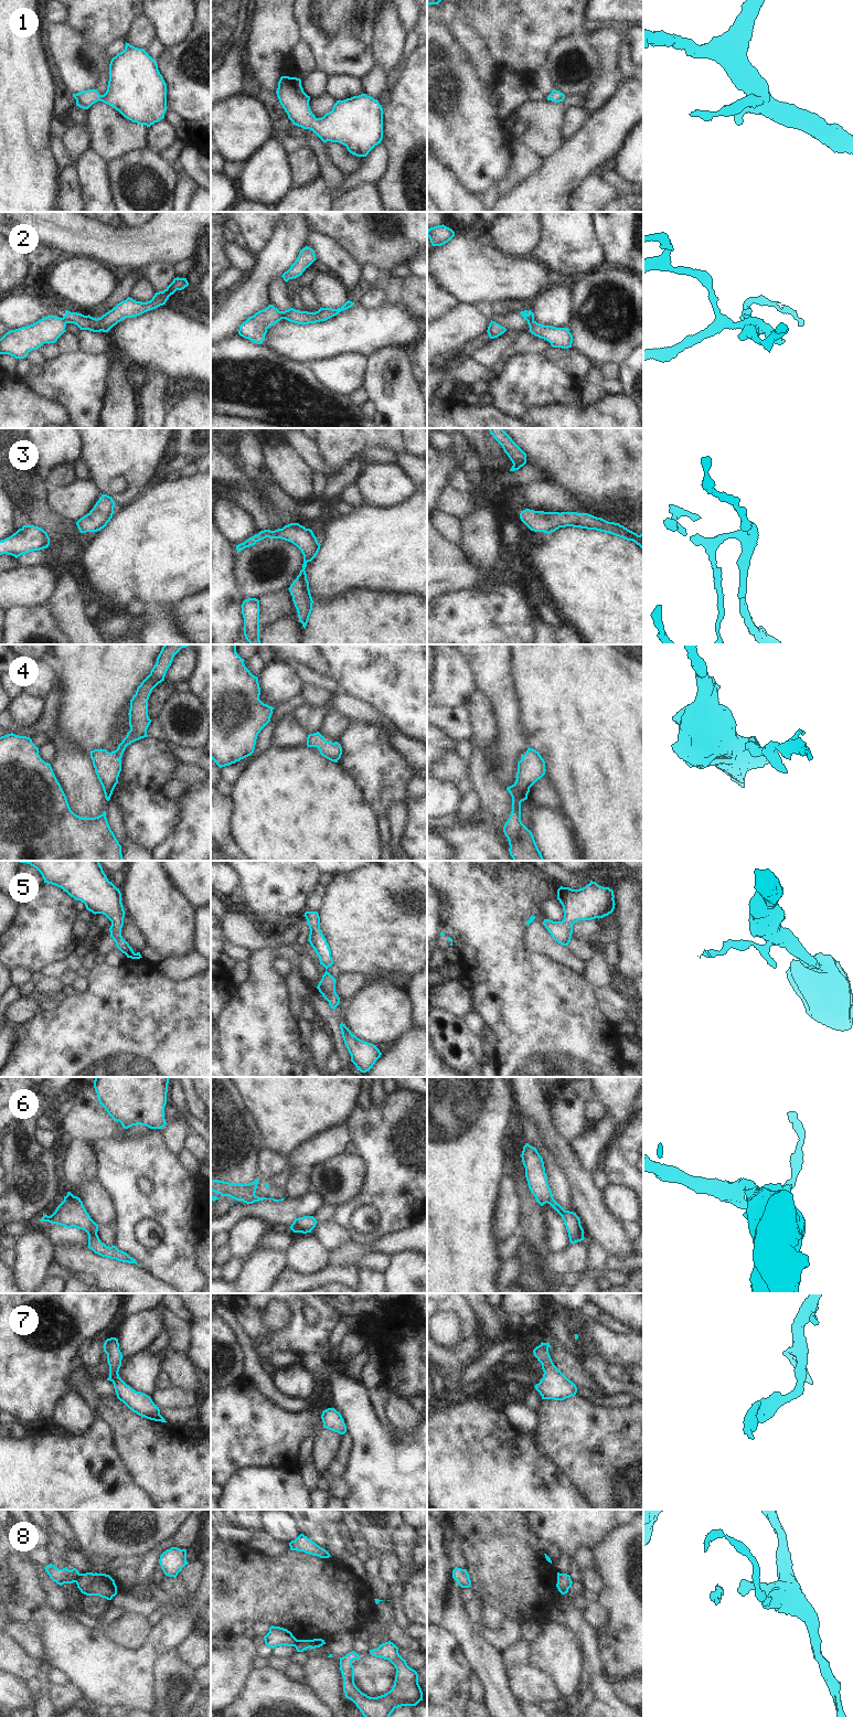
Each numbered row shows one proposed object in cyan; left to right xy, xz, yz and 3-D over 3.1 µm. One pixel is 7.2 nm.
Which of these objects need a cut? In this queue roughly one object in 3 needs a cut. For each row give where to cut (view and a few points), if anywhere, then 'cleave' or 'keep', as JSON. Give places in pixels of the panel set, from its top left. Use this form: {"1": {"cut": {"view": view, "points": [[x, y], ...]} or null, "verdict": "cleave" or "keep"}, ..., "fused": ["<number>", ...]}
{"1": {"cut": null, "verdict": "keep"}, "2": {"cut": {"view": "xz", "points": [[280, 311], [283, 318]]}, "verdict": "cleave"}, "3": {"cut": null, "verdict": "keep"}, "4": {"cut": null, "verdict": "keep"}, "5": {"cut": null, "verdict": "keep"}, "6": {"cut": null, "verdict": "keep"}, "7": {"cut": null, "verdict": "keep"}, "8": {"cut": {"view": "xy", "points": [[82, 1574], [75, 1581]]}, "verdict": "cleave"}, "fused": ["2", "8"]}

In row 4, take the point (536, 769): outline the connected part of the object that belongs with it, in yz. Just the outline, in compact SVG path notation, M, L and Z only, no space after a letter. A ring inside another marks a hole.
M533 748L518 762L515 782L507 790L512 797L512 811L503 826L513 861L544 861L532 832L521 821L521 802L527 799L530 788L545 775L545 761Z

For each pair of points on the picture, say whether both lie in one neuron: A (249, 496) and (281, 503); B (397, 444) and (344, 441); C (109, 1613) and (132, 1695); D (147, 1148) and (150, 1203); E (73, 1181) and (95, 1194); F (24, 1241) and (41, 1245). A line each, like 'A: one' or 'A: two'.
A: one
B: one
C: two
D: one
E: two
F: one

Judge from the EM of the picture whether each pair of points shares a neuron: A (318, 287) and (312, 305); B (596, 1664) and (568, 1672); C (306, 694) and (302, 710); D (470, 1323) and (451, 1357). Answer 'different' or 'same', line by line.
A: different
B: different
C: different
D: same

